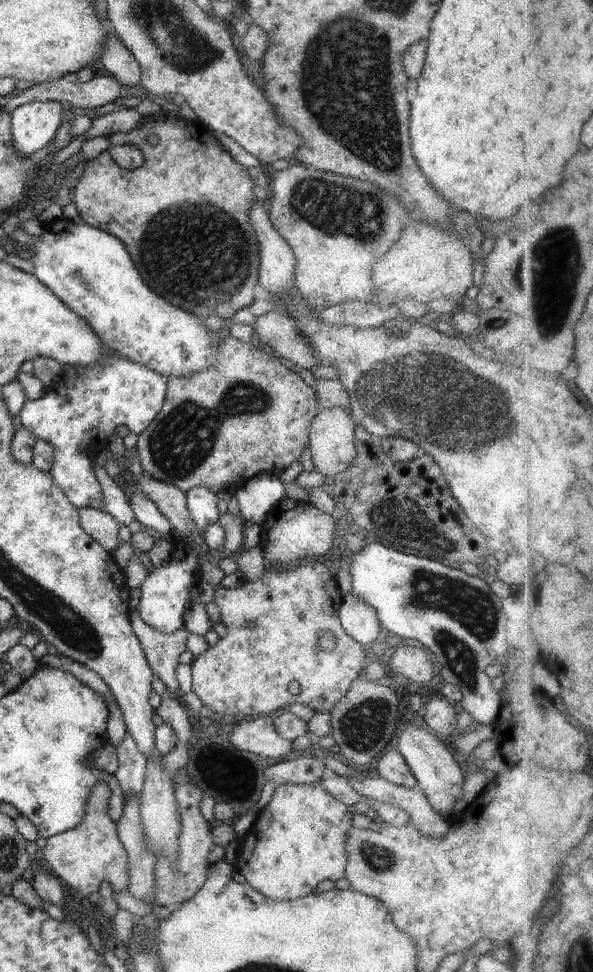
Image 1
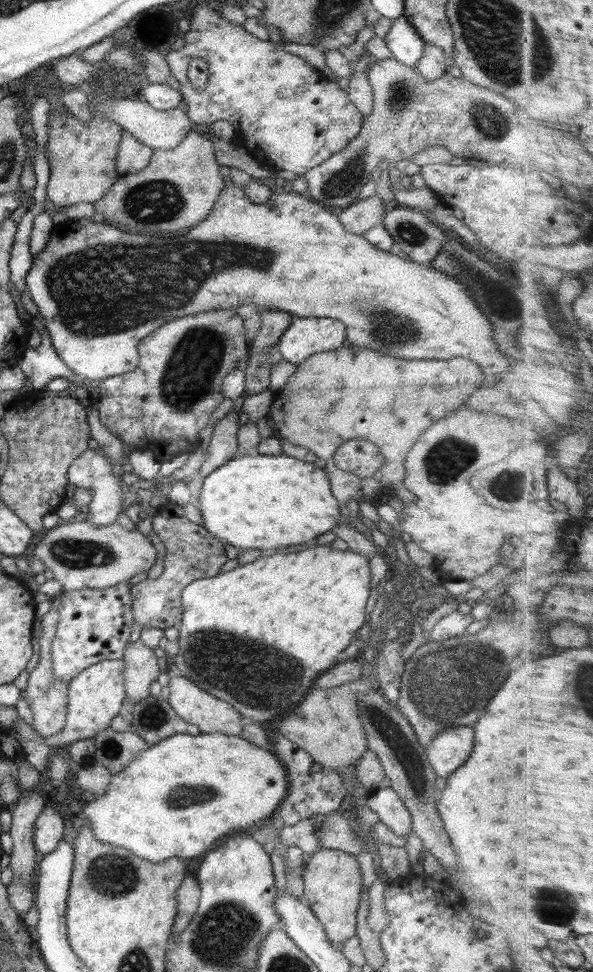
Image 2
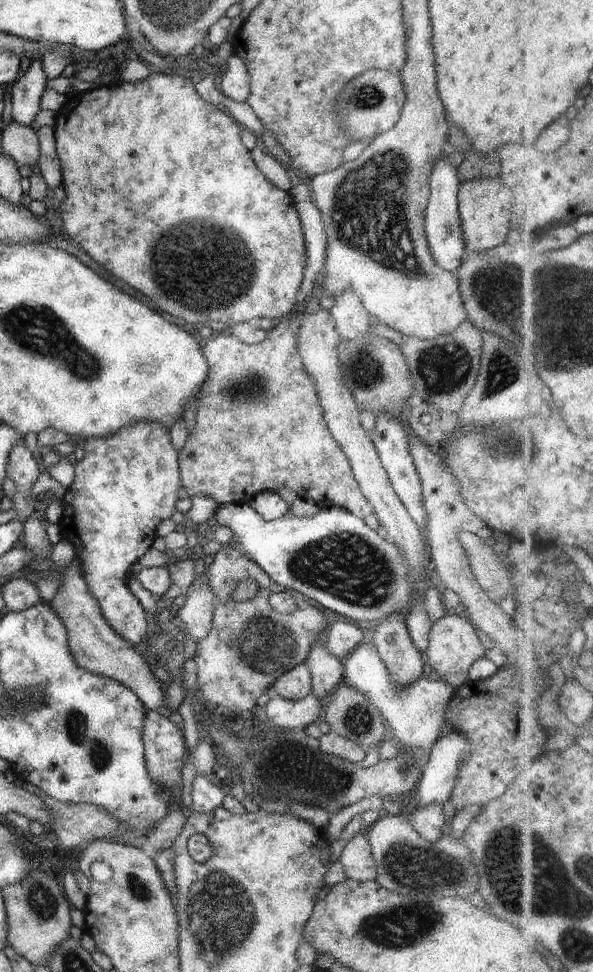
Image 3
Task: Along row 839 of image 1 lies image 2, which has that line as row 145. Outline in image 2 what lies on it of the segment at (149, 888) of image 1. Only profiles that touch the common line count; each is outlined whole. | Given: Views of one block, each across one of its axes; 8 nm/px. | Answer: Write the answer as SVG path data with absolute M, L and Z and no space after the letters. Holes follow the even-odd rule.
M128 131L121 133L120 149L116 157L116 166L120 175L135 173L146 168L152 158L153 149L142 144Z

